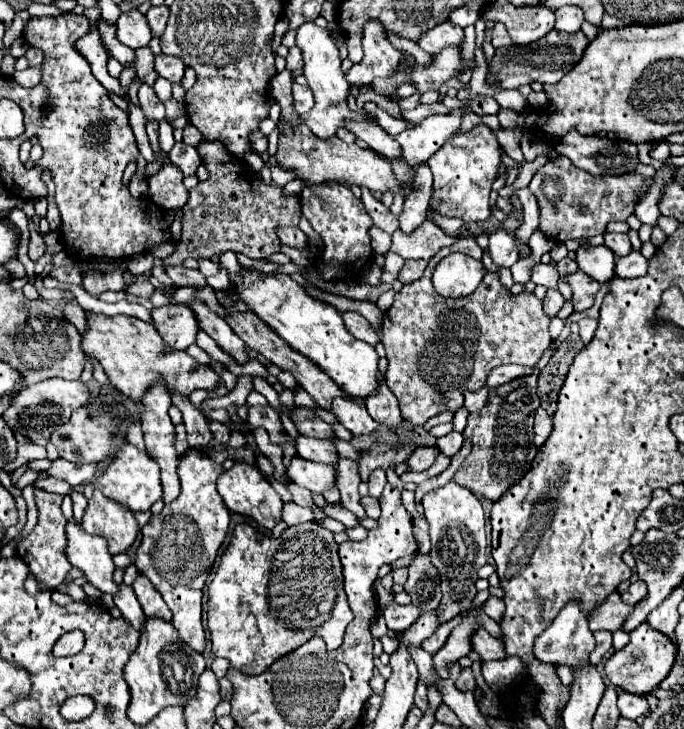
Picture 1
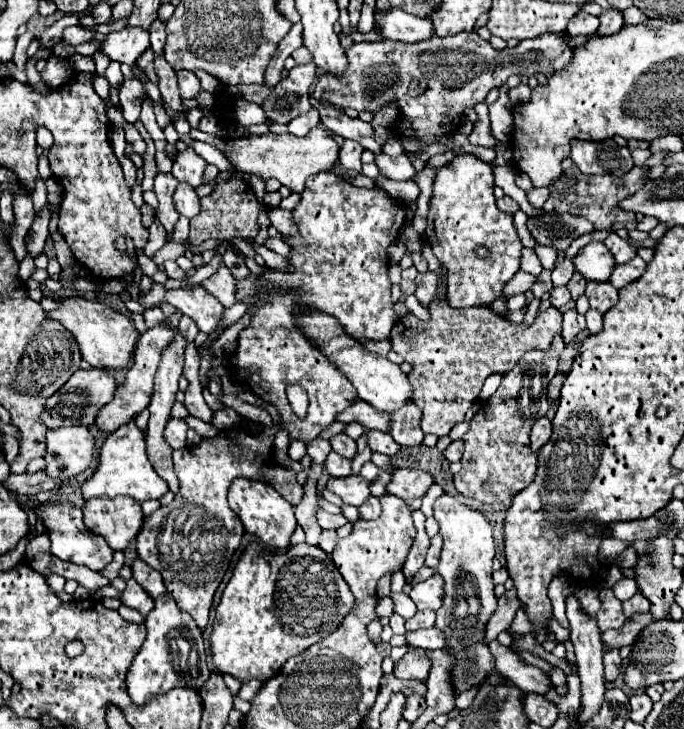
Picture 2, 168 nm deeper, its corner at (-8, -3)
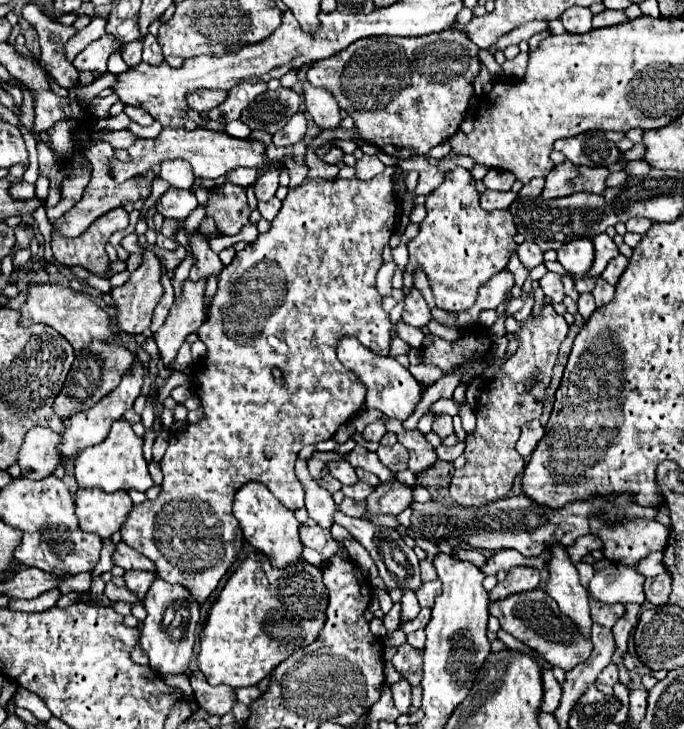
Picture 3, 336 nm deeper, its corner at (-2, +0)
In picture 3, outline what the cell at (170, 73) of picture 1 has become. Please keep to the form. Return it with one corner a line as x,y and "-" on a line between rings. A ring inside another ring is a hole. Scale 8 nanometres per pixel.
201,91
201,93
193,93
187,101
189,101
189,107
195,109
197,113
207,113
211,109
215,109
217,105
221,105
225,101
227,93
225,91

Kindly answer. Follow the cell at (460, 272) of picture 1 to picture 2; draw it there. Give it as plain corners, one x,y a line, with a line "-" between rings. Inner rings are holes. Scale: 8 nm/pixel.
459,154
449,164
439,168
433,184
433,196
427,216
427,230
425,240
433,246
433,254
441,264
447,266
447,302
453,308
471,308
481,304
491,304
495,298
501,296
505,282
519,270
519,254
521,254
521,240
513,226
513,216
501,212
495,206
495,178
493,178
493,166
479,160
473,154
-
475,246
487,246
489,254
485,258
479,258
475,254

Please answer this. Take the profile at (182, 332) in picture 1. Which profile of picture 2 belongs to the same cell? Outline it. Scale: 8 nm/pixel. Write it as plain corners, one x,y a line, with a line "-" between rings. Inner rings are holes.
161,322
153,328
149,328
145,334
141,334
139,338
139,346
137,346
137,352
135,352
135,360
133,360
133,366
129,368
125,380
121,382
121,386
117,388
115,392
115,398
97,414
97,424
101,430
105,432
113,432
117,426
125,424
127,420
131,420
133,416
137,416
143,408
147,408
149,400
151,400
151,394
153,394
153,376
159,368
159,362
161,362
161,356
163,356
163,350
169,346
169,342
177,336
177,330
167,326
167,322

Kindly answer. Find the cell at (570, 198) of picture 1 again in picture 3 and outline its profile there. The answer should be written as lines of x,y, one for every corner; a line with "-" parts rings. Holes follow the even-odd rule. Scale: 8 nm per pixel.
563,161
553,167
553,171
547,175
547,183
543,189
543,197
565,197
579,191
589,193
603,193
605,191
605,179
609,171
605,167
591,169
583,165
573,165
571,161

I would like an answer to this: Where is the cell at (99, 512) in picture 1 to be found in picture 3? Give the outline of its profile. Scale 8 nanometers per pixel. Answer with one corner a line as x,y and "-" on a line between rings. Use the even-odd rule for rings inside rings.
77,489
75,495
79,525
87,533
97,533
99,537
111,537
121,529
127,519
133,501
127,491
103,493
103,489

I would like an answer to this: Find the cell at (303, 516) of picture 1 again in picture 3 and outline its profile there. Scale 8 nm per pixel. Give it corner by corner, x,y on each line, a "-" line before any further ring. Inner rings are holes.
339,511
335,513
335,523
343,525
369,551
371,559
375,561
375,565
379,569
379,577
385,581
387,589
401,589
401,591
411,589
411,591
417,591
417,589
423,587
419,559
417,559
415,551
403,543
401,535
395,529
373,525
367,519
353,519
353,517
347,517
347,515
339,513

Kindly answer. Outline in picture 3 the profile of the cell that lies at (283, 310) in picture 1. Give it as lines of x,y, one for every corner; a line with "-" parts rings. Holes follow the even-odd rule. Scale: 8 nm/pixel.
343,337
337,343
336,353
339,355
339,361
347,369
351,369
355,375
359,375
361,381
367,385
367,407
379,409
379,411
383,411
385,417
399,419
399,421
405,421
407,417
413,415
415,407
421,401
423,389
403,365
399,365
393,357
379,357
379,355
371,353
354,337

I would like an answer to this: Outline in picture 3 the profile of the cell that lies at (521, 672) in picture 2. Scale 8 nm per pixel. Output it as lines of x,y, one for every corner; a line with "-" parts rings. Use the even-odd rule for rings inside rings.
551,669
543,671
543,685
545,685
545,695
543,695
543,705
541,709
545,713
555,713
555,709
561,703
561,685
557,683
557,679
553,677

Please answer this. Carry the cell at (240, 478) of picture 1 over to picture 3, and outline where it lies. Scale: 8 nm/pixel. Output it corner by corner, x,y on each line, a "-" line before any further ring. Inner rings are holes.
247,483
243,485
233,503
233,515
237,517
243,537
261,551
273,567
289,567
301,559
303,553
303,541
299,537
301,523
295,519
293,511
283,509
279,499
261,483

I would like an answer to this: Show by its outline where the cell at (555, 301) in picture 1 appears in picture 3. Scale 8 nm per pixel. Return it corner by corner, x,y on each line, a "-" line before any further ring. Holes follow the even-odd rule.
545,273
541,279
539,279
539,285
543,289
543,293
547,297
551,297
555,303
561,303
565,293
563,293
563,281
561,281
561,275
557,273

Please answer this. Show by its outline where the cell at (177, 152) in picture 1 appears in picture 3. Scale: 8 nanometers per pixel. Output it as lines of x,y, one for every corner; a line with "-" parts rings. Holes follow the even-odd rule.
183,159
163,161
159,177
165,179
165,181
169,181
177,189
189,189
193,185
193,181
195,181
191,165
187,161
183,161

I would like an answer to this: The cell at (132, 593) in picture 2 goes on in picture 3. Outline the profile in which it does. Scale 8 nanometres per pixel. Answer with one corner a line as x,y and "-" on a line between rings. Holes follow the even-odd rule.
135,569
125,571
125,575
123,575
127,587
129,587
137,597
141,597
141,599
143,599
145,593
149,591
151,583
155,581
155,577
157,577
155,571
135,571

